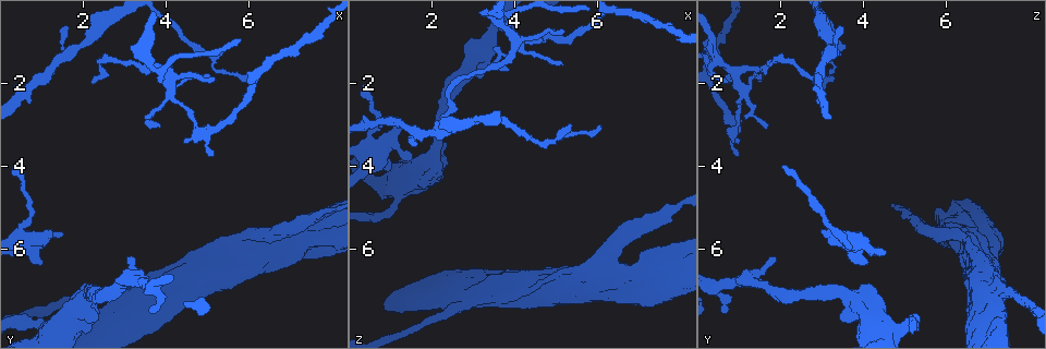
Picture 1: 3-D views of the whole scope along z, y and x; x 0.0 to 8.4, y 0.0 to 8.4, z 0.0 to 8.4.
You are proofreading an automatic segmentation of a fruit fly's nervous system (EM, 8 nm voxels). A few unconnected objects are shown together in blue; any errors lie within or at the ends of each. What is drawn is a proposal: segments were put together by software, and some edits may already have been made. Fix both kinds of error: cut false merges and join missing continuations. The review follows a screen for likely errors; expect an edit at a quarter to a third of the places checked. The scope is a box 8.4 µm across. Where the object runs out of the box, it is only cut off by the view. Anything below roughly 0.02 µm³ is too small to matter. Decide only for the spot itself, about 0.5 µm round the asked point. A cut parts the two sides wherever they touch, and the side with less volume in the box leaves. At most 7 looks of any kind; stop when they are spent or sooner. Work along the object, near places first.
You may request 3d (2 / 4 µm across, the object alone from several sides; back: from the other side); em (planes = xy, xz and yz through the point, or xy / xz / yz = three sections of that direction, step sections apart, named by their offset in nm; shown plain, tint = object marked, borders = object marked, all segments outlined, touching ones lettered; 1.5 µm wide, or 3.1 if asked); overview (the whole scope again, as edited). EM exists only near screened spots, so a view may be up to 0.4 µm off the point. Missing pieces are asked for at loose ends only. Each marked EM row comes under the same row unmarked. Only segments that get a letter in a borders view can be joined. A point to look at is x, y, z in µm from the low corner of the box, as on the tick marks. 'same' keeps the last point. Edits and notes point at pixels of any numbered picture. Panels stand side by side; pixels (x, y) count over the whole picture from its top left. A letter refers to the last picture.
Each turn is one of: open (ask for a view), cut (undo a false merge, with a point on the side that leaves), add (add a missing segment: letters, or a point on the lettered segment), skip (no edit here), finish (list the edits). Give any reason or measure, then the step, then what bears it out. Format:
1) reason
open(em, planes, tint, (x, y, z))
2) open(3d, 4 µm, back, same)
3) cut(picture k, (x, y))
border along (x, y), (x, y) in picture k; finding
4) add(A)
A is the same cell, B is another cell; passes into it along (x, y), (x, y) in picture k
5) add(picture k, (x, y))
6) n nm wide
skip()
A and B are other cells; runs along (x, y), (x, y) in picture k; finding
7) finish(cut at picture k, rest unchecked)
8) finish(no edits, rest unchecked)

tapers out
open(em, yz, step 8, borders, (6.10, 2.05, 3.00))

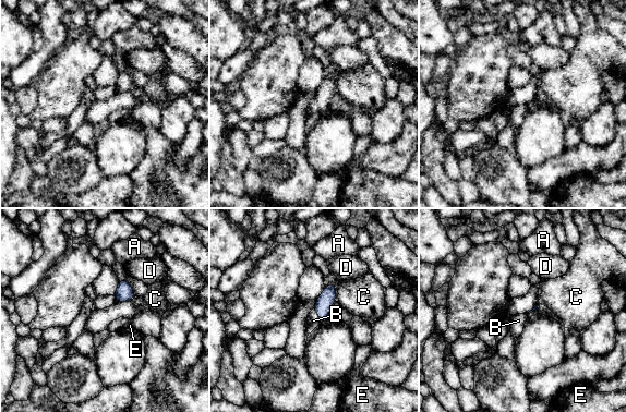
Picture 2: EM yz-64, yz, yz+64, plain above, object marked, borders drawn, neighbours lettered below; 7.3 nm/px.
C touches over 140 nm
add(B)
B is the same cell, A, C, D and E are other cells; passes into it along (327, 298), (318, 316), (313, 320) in picture 2; it goes on there

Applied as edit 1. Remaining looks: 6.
stops while still wide
open(3d, 4 µm, (1.20, 5.50, 3.00))

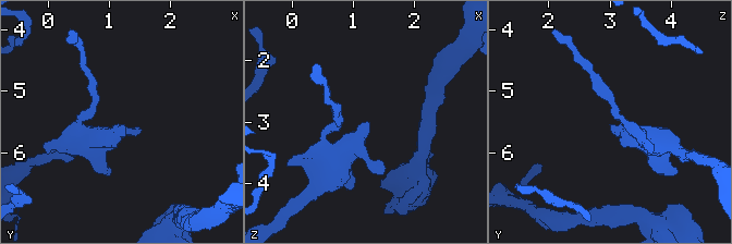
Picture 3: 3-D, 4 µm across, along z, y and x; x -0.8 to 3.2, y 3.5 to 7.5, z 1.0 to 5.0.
need the tissue
open(em, planes, borders, (1.20, 5.55, 3.00))

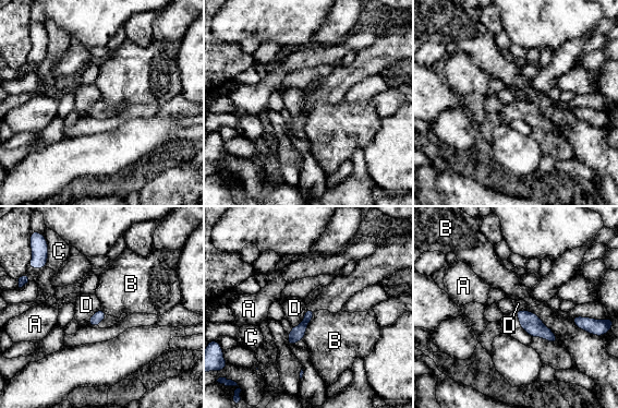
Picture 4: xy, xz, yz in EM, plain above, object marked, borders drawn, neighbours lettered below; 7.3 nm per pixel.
skip()
A, B, C and D are other cells; runs along (310, 311), (305, 323), (291, 343) in picture 4; none of them fits

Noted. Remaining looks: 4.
an open end
open(em, xy, step 8, borders, (3.15, 6.20, 1.90))

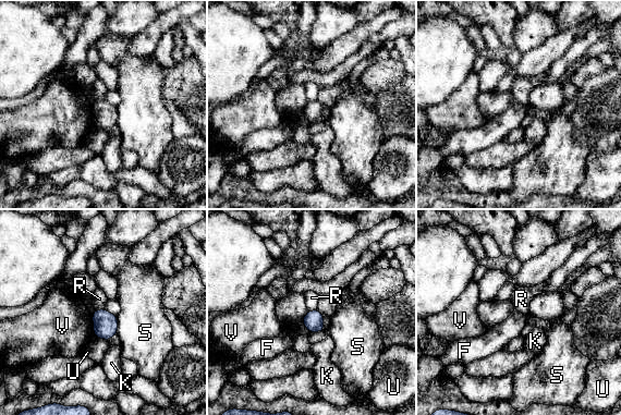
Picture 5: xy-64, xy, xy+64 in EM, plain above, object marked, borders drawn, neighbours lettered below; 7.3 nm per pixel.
skip()
F, K, R, S, U and V are other cells; border along (301, 321), (308, 332) in picture 5; none of them fits

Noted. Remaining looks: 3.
finish(add at picture 2, rest unchecked)

